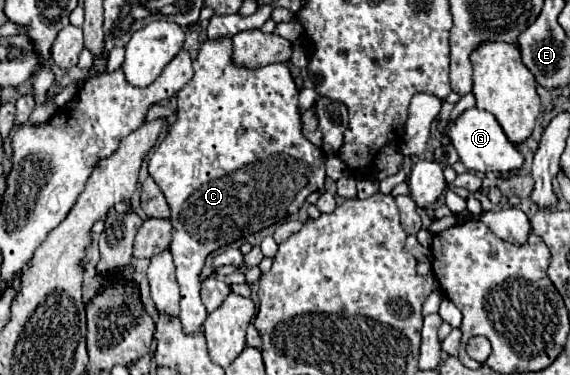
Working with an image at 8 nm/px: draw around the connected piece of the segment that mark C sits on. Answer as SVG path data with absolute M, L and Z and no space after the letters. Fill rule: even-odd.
M221 38L219 42L207 40L201 44L199 56L193 62L195 74L177 94L177 122L167 130L167 136L149 160L149 174L159 184L171 208L171 254L181 288L179 320L185 334L197 334L207 318L199 298L199 272L207 254L295 214L305 198L311 192L317 192L325 182L323 152L301 132L301 114L297 110L299 90L289 68L285 64L269 64L257 70L241 68L231 62L231 50L231 38Z

